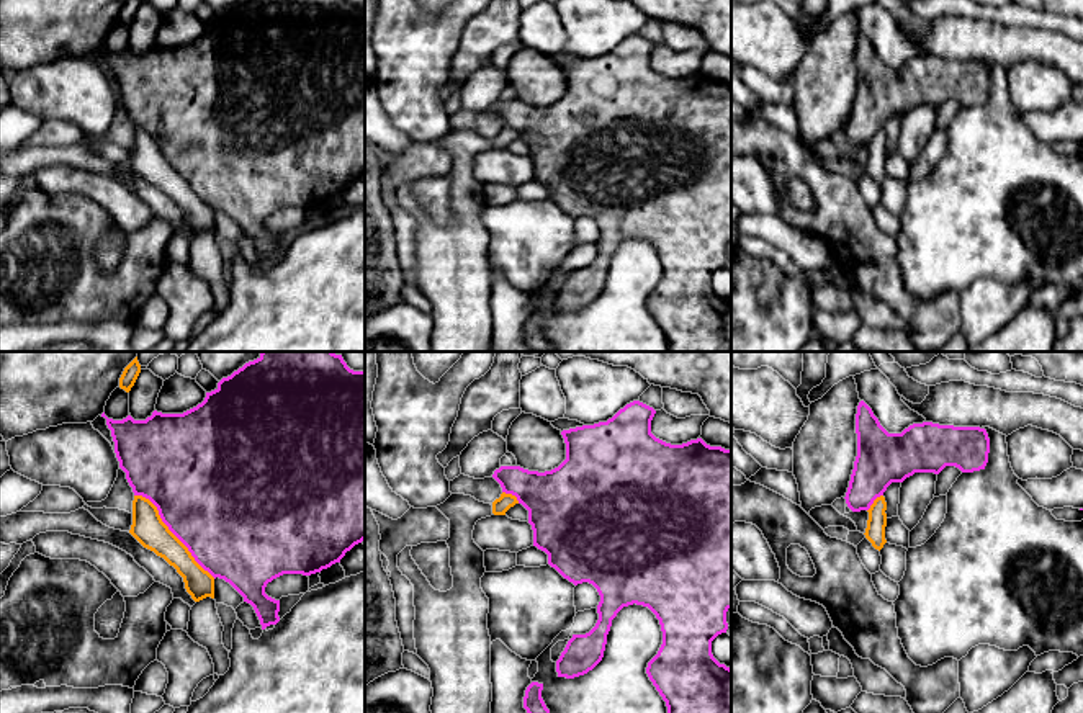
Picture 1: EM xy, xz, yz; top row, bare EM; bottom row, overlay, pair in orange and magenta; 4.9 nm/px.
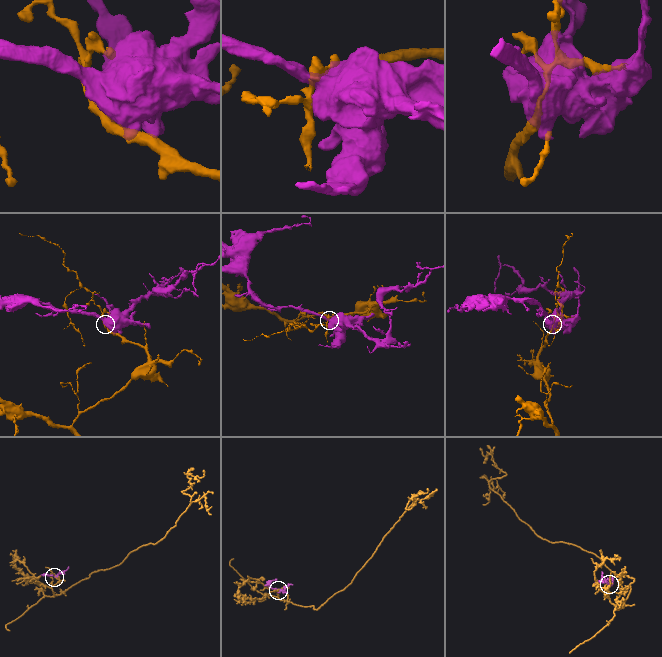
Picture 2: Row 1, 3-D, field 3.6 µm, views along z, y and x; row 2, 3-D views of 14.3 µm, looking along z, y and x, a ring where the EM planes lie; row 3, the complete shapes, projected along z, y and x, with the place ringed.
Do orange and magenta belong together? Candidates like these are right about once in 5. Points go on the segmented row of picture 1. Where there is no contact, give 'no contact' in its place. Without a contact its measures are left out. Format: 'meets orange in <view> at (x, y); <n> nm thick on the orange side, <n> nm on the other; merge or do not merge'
meets orange in xy at (172, 533); 160 nm thick on the orange side, 500 nm on the other; do not merge

